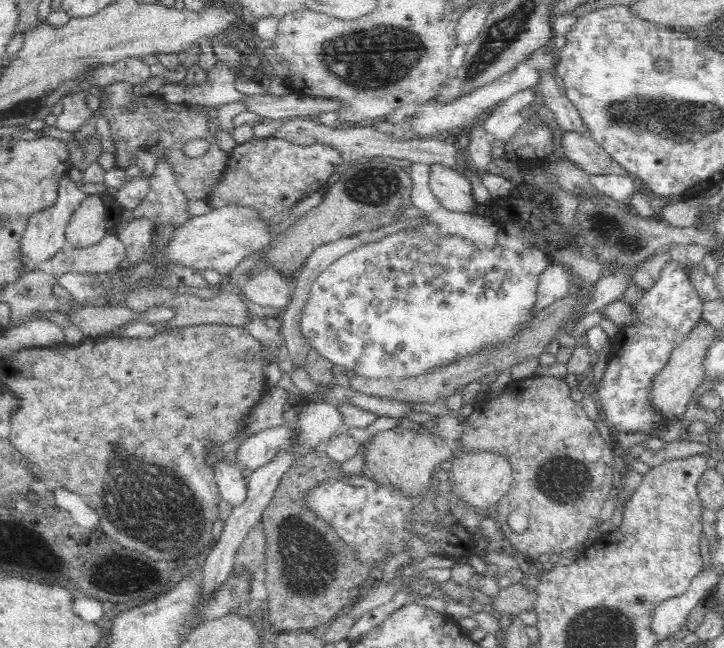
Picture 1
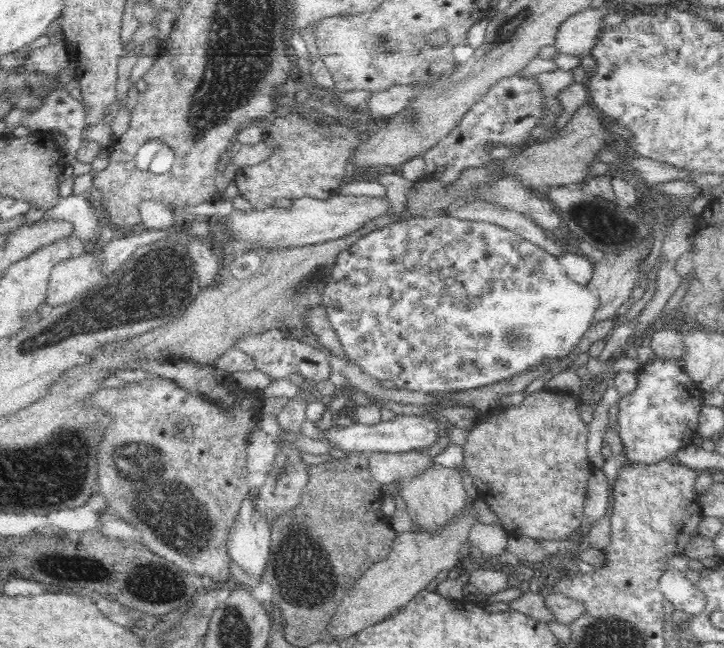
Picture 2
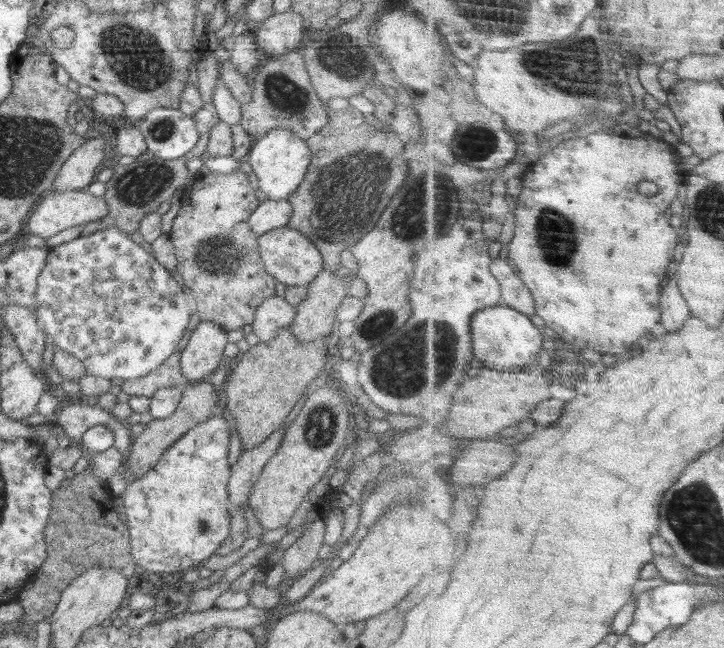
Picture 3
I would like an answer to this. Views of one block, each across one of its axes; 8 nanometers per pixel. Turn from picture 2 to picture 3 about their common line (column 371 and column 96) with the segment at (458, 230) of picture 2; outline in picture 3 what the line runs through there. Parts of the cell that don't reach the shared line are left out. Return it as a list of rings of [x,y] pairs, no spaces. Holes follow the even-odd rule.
[[[114,226],[88,236],[80,235],[48,250],[46,265],[38,278],[34,316],[48,342],[82,359],[85,372],[109,379],[138,378],[162,366],[176,351],[192,316],[184,300],[184,294],[190,293],[182,292],[178,282],[153,258],[146,246],[132,241]]]

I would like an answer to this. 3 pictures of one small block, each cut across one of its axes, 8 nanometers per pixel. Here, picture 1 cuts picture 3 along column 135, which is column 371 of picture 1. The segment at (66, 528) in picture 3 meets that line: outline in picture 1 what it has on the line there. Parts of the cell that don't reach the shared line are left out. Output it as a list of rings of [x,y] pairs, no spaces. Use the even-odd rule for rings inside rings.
[[[314,448],[310,452],[294,459],[292,466],[282,475],[270,504],[263,512],[264,537],[266,537],[265,555],[265,587],[269,597],[269,619],[267,625],[275,631],[309,631],[322,626],[330,619],[339,616],[353,604],[352,592],[368,578],[370,568],[379,566],[374,563],[362,564],[354,556],[354,549],[344,540],[340,540],[334,528],[330,527],[322,517],[318,517],[308,505],[306,496],[312,488],[326,482],[330,478],[340,477],[340,460],[330,458],[322,448]]]

